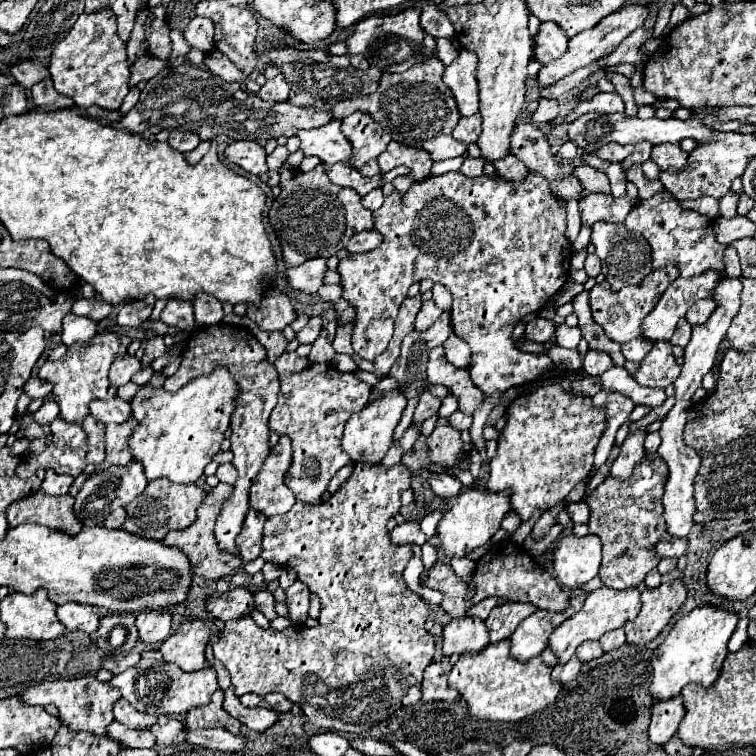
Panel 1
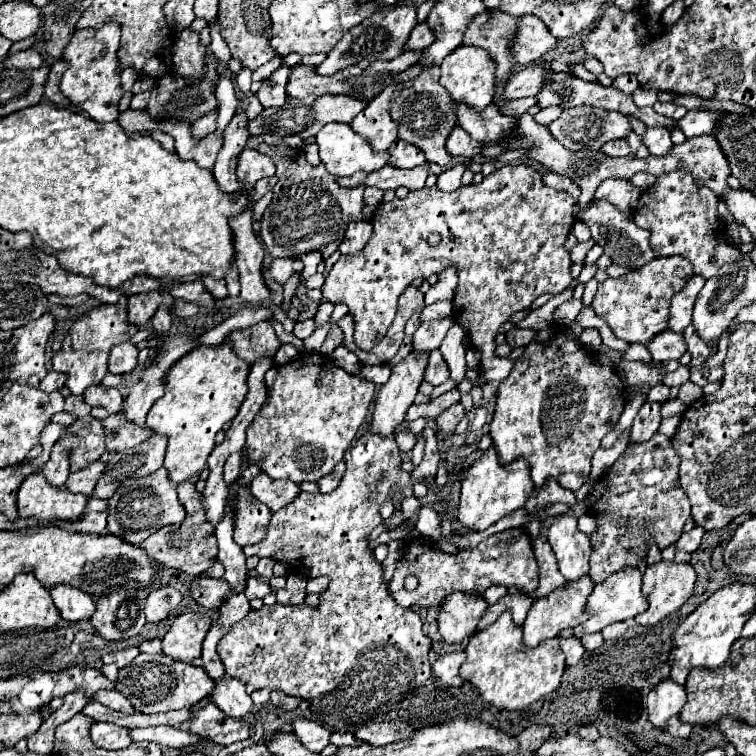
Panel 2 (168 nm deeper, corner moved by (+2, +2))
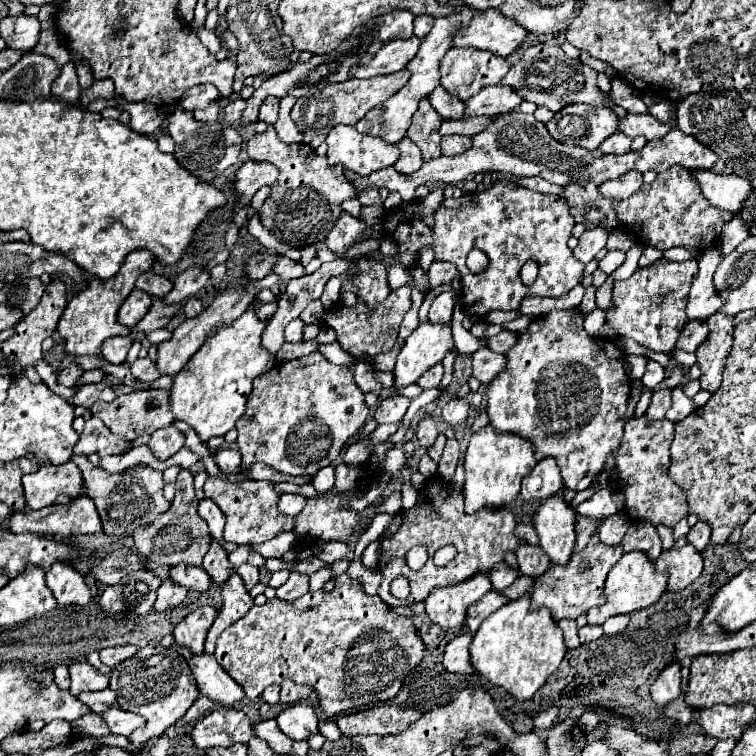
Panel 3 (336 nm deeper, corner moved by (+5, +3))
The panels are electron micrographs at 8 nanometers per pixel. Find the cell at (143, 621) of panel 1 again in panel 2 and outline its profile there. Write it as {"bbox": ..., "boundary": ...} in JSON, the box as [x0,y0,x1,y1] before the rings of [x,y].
{"bbox":[146,586,182,622],"boundary":[[[162,586],[156,590],[150,590],[148,602],[146,602],[146,620],[148,622],[160,622],[164,620],[170,610],[174,610],[182,602],[182,594],[172,586]]]}

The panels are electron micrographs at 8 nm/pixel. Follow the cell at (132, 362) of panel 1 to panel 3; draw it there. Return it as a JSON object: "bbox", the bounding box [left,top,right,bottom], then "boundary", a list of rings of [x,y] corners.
{"bbox":[101,337,133,365],"boundary":[[[109,337],[105,341],[105,345],[101,347],[101,355],[113,365],[121,365],[121,363],[125,363],[131,343],[133,341],[129,337]]]}

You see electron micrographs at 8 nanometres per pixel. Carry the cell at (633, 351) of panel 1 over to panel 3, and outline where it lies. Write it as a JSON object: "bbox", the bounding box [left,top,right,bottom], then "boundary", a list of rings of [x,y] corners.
{"bbox":[673,321,707,353],"boundary":[[[689,321],[683,331],[679,333],[679,339],[677,339],[677,345],[673,347],[673,353],[675,351],[695,351],[697,345],[701,345],[701,341],[705,341],[707,337],[707,325],[705,321]]]}

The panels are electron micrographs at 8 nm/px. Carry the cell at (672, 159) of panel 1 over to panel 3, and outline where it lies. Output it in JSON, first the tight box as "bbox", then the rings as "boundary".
{"bbox":[619,115,671,141],"boundary":[[[627,115],[625,119],[621,119],[619,123],[619,131],[623,131],[625,135],[629,135],[631,139],[635,137],[645,137],[647,141],[657,141],[663,139],[665,133],[671,128],[669,125],[659,123],[653,115]]]}

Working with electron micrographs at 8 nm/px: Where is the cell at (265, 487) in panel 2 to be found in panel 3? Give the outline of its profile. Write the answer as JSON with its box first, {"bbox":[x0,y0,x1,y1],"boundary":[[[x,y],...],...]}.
{"bbox":[277,493,305,515],"boundary":[[[281,493],[279,501],[277,501],[277,509],[283,515],[295,515],[303,509],[305,505],[305,497],[297,495],[297,493]]]}

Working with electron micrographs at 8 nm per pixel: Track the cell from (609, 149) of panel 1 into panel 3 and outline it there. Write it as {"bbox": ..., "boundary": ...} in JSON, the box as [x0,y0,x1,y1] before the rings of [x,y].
{"bbox":[599,131,631,155],"boundary":[[[621,131],[613,133],[611,137],[607,137],[607,141],[603,145],[599,145],[599,149],[603,153],[611,153],[611,155],[623,155],[629,151],[629,147],[631,147],[631,139],[625,137],[625,133],[621,133]]]}

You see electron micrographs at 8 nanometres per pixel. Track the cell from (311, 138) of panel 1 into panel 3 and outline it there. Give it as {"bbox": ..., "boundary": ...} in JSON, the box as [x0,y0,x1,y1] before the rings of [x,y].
{"bbox":[327,125,399,175],"boundary":[[[349,125],[333,127],[327,135],[327,145],[329,167],[343,165],[361,175],[395,165],[399,157],[397,145],[389,145],[371,135],[361,135],[355,127]]]}

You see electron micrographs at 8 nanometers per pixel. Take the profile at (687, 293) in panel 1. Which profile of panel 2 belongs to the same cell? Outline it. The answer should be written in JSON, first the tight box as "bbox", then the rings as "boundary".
{"bbox":[670,276,706,332],"boundary":[[[694,276],[694,278],[688,280],[686,288],[672,298],[672,306],[670,306],[670,330],[682,332],[686,326],[692,324],[692,308],[694,308],[694,302],[696,302],[700,290],[704,288],[704,282],[706,282],[704,278]]]}

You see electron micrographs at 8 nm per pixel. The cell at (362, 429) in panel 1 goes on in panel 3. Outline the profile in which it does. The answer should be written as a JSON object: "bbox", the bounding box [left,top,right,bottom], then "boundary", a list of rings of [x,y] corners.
{"bbox":[393,323,453,387],"boundary":[[[423,323],[419,325],[403,343],[397,363],[393,367],[395,387],[407,387],[417,383],[417,379],[433,365],[443,361],[445,353],[453,349],[451,327]]]}

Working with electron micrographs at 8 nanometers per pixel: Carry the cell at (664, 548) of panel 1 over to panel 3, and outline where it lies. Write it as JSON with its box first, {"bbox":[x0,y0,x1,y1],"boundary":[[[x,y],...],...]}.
{"bbox":[687,521,711,551],"boundary":[[[699,521],[699,523],[695,523],[695,525],[689,529],[689,533],[687,533],[687,543],[693,545],[697,551],[703,551],[703,549],[707,547],[707,543],[709,543],[709,535],[711,535],[709,525],[703,523],[703,521]]]}

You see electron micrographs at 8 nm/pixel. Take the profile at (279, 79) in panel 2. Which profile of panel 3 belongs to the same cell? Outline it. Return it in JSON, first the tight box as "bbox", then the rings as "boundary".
{"bbox":[259,97,279,125],"boundary":[[[267,97],[263,103],[261,103],[261,109],[259,109],[259,119],[273,125],[277,121],[277,111],[279,111],[279,99],[277,97]]]}

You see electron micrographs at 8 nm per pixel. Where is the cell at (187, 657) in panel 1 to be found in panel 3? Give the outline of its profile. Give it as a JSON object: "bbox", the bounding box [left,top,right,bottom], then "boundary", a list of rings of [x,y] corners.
{"bbox":[173,605,217,655],"boundary":[[[209,605],[191,611],[173,631],[175,643],[181,647],[187,647],[193,655],[201,655],[205,635],[209,631],[209,627],[213,625],[215,617],[217,617],[217,611]]]}

